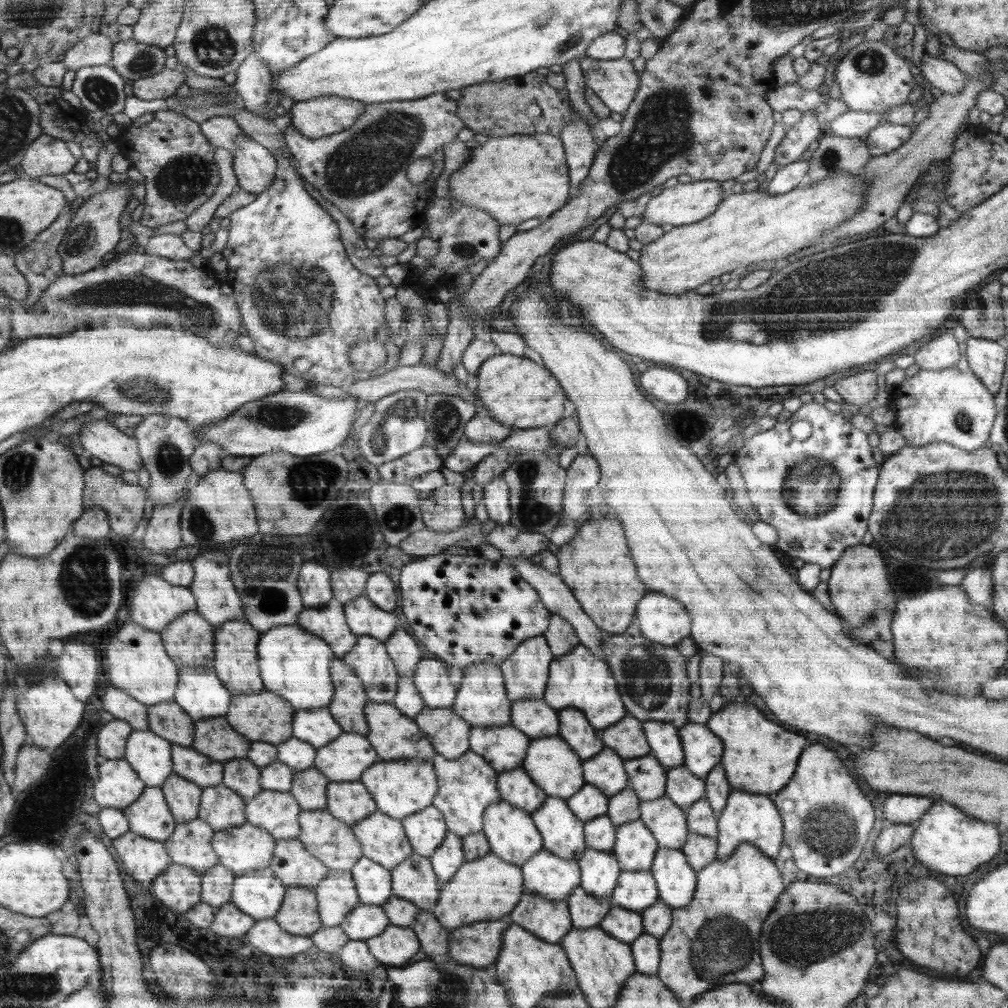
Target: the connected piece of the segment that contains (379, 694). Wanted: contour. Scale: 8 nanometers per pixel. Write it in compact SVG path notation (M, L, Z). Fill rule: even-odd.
M362 635L357 639L357 644L348 654L341 656L354 672L361 677L366 690L368 690L368 700L373 703L391 703L396 694L398 674L396 674L396 665L392 664L392 658L389 656L388 647L384 642L376 637Z

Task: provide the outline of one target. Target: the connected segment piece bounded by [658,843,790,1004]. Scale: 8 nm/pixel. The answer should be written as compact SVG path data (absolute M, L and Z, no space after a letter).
M742 843L738 846L737 850L729 856L728 859L721 861L716 858L710 864L701 868L696 872L696 890L693 894L692 902L688 903L685 907L671 909L671 921L670 928L661 936L661 970L658 971L658 976L662 976L662 980L666 980L666 984L670 984L670 988L674 988L674 992L678 992L678 996L682 996L682 1004L690 1004L690 1000L694 1000L698 994L704 994L708 990L714 990L714 988L722 988L726 984L750 984L750 982L756 982L764 976L764 970L762 970L762 956L760 956L760 936L762 936L762 924L764 920L768 918L772 906L776 904L778 896L790 886L790 880L786 880L786 872L782 872L782 864L778 864L778 860L766 853L763 853L756 845L752 843Z

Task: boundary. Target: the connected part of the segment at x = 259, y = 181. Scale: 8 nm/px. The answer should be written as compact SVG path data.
M247 135L239 136L233 147L237 186L256 195L270 188L277 174L276 156Z

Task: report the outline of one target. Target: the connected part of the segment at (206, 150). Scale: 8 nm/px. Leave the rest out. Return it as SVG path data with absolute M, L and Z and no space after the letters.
M171 110L158 111L155 119L144 126L127 126L124 154L131 166L145 176L145 207L140 218L142 226L158 229L164 224L186 220L215 194L221 182L220 168L214 150L201 131L201 125L190 117Z

